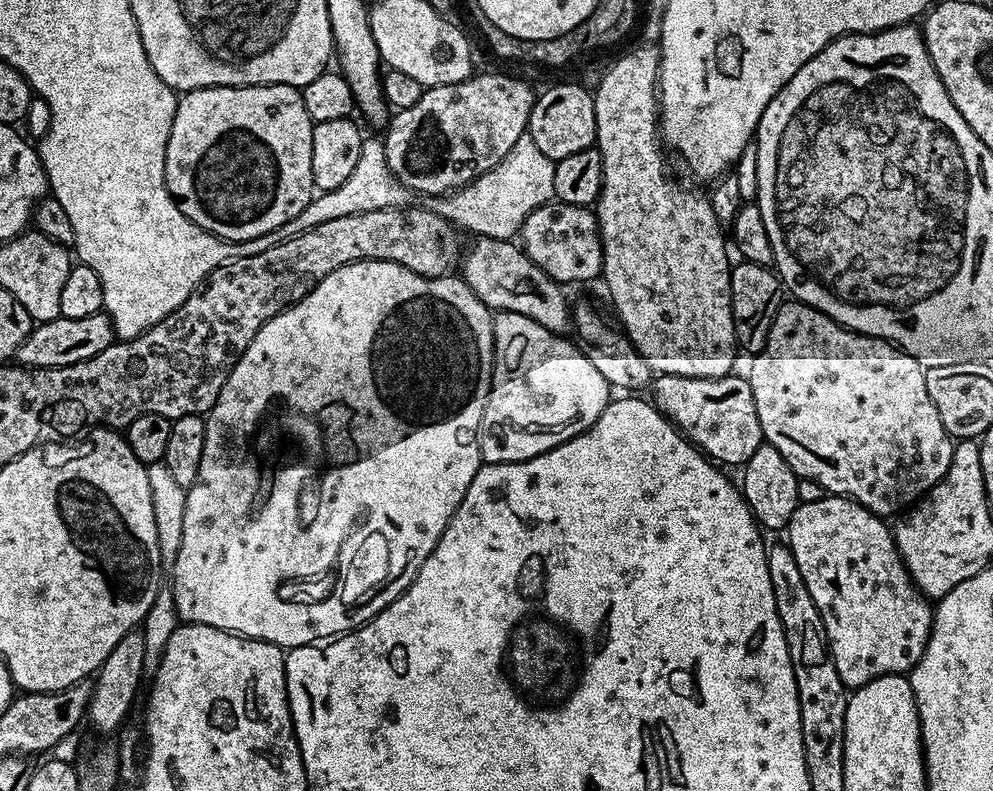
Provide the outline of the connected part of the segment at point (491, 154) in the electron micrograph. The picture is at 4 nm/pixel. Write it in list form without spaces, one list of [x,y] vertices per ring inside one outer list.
[[[500,72],[473,74],[457,84],[425,88],[422,98],[418,98],[414,106],[399,109],[391,117],[386,128],[388,133],[382,136],[386,162],[394,178],[413,194],[420,195],[421,192],[424,198],[451,194],[498,166],[498,162],[510,154],[510,146],[525,135],[533,99],[534,91],[526,81],[503,76]]]

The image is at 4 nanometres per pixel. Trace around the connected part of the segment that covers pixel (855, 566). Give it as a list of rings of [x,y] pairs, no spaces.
[[[825,494],[818,502],[797,504],[786,529],[786,535],[788,535],[786,543],[794,554],[794,562],[798,562],[798,570],[802,570],[802,582],[806,582],[806,590],[810,590],[810,598],[814,598],[814,606],[818,606],[820,611],[830,659],[838,670],[838,678],[842,678],[844,687],[849,690],[866,686],[866,682],[870,682],[879,676],[899,676],[911,673],[912,667],[922,658],[924,647],[928,644],[928,636],[932,633],[933,605],[930,603],[929,597],[924,596],[917,590],[916,583],[912,581],[912,576],[900,560],[893,529],[889,525],[887,528],[884,524],[887,523],[881,517],[875,516],[870,509],[863,508],[858,501],[850,500],[846,496]]]

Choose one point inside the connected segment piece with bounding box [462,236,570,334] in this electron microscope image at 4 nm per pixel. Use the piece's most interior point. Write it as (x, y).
(506, 280)

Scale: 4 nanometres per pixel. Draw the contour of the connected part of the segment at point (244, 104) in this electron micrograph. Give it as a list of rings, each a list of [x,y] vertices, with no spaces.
[[[259,84],[258,86],[214,86],[213,88],[199,88],[193,92],[183,93],[177,99],[174,122],[170,126],[170,138],[166,142],[166,166],[164,177],[168,192],[176,199],[176,204],[202,230],[223,240],[239,242],[253,240],[259,236],[270,234],[282,226],[282,222],[290,222],[300,211],[310,203],[314,195],[312,182],[312,126],[310,114],[306,114],[306,106],[301,89],[291,88],[285,84]]]

